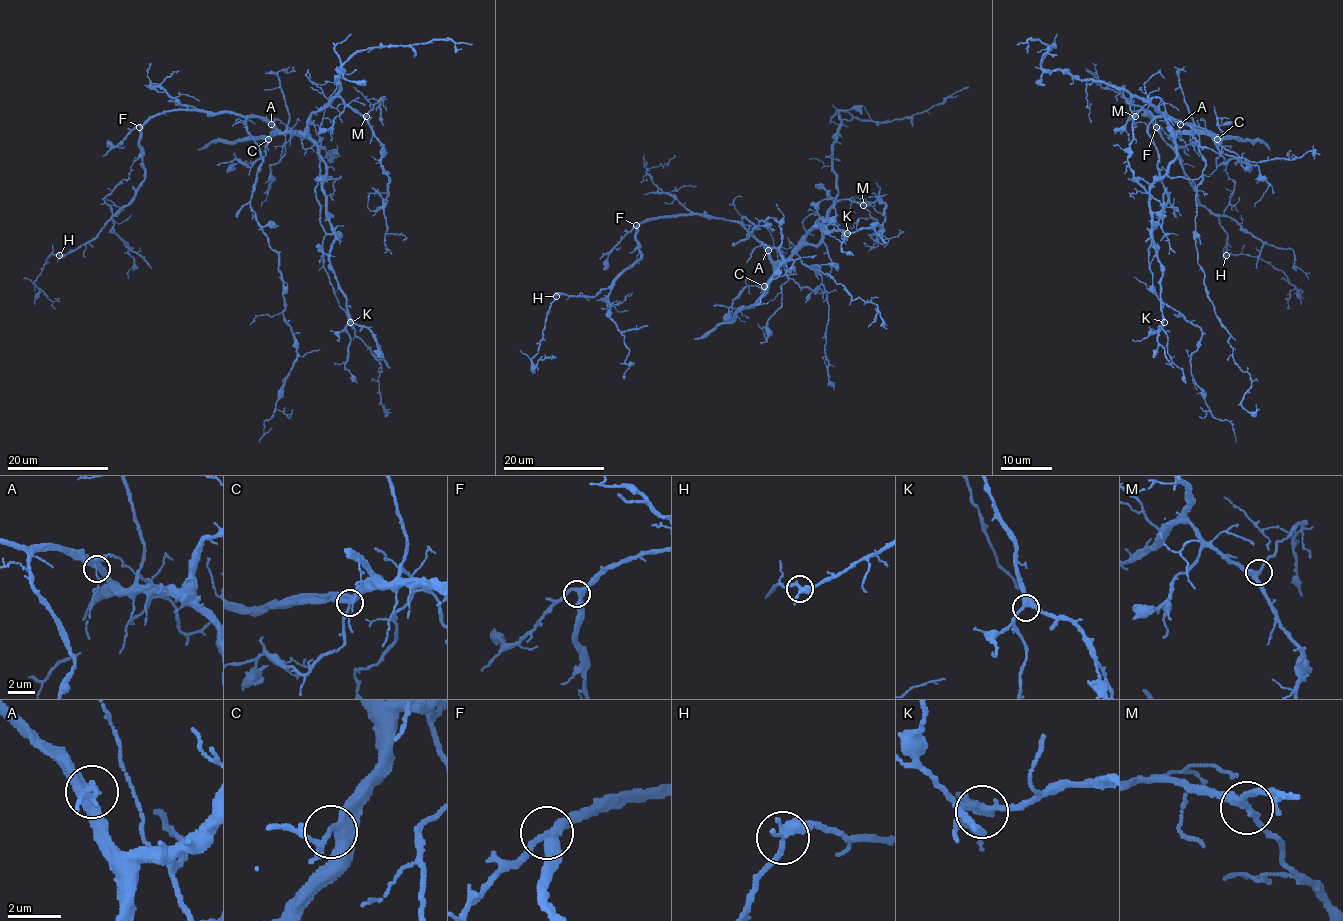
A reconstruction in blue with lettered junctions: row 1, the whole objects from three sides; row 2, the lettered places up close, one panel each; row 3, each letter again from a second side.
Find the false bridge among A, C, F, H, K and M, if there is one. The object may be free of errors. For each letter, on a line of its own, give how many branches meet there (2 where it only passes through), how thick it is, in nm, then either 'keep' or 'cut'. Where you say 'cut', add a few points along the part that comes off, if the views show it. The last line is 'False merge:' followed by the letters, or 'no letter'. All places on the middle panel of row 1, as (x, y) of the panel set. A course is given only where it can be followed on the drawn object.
A: branches 3; calibre 320 nm; keep
C: branches 3; calibre 320 nm; keep
F: branches 3; calibre 320 nm; keep
H: branches 3; calibre 320 nm; keep
K: branches 3; calibre 320 nm; keep
M: branches 3; calibre 280 nm; keep
False merge: no letter

